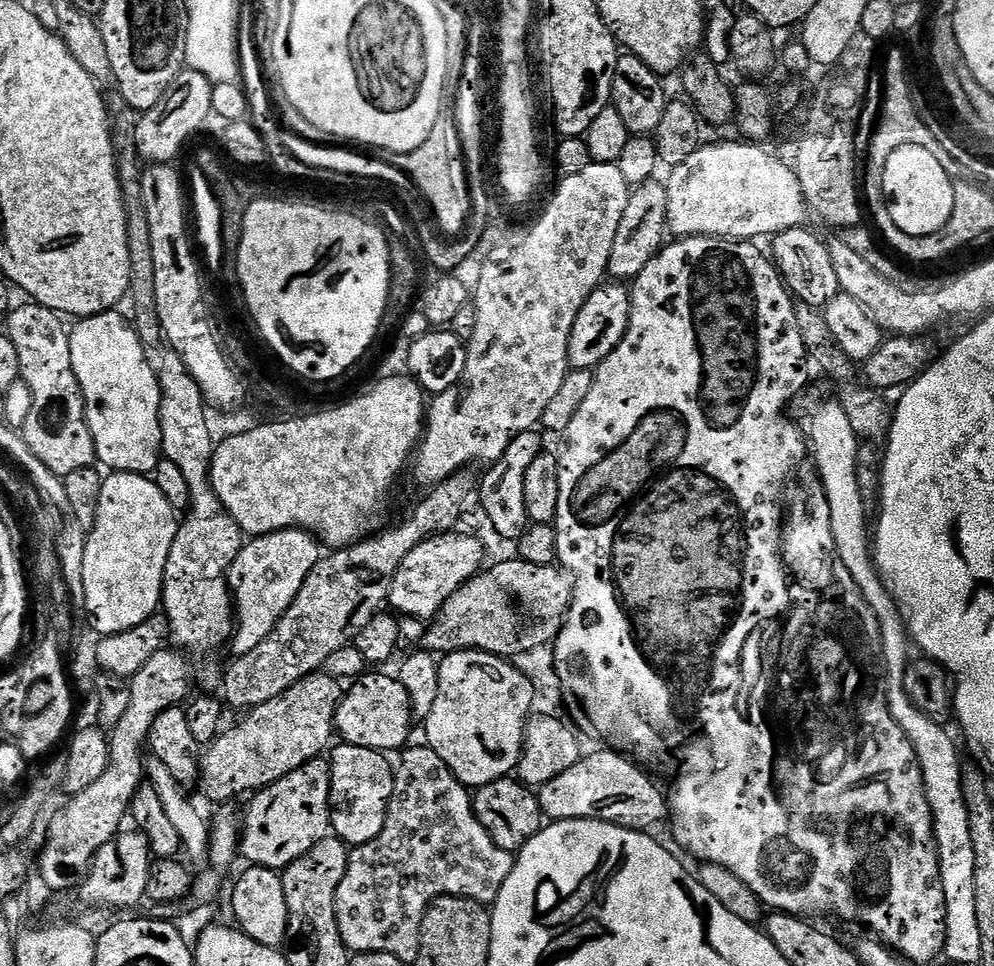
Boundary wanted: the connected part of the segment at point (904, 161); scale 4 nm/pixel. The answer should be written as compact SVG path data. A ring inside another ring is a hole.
M902 146L890 154L882 174L882 190L894 226L911 236L929 236L942 231L954 214L954 181L922 146Z

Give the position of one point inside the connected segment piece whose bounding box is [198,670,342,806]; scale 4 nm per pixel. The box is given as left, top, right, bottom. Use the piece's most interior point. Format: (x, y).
(276, 738)

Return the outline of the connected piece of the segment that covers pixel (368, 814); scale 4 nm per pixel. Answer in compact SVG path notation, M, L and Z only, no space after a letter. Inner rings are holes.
M343 742L335 745L331 752L332 788L329 808L332 810L333 831L350 846L365 844L377 837L385 825L385 814L393 796L393 763L387 761L389 759L383 752Z

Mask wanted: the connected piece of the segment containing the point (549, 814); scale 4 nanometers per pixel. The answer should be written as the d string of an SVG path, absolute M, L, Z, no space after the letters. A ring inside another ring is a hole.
M608 748L600 749L590 756L583 755L578 763L563 771L557 778L539 785L538 797L543 815L552 822L557 820L598 820L607 824L622 825L636 831L651 829L656 822L667 819L667 797L658 790L657 786L638 768L640 767L629 757Z

